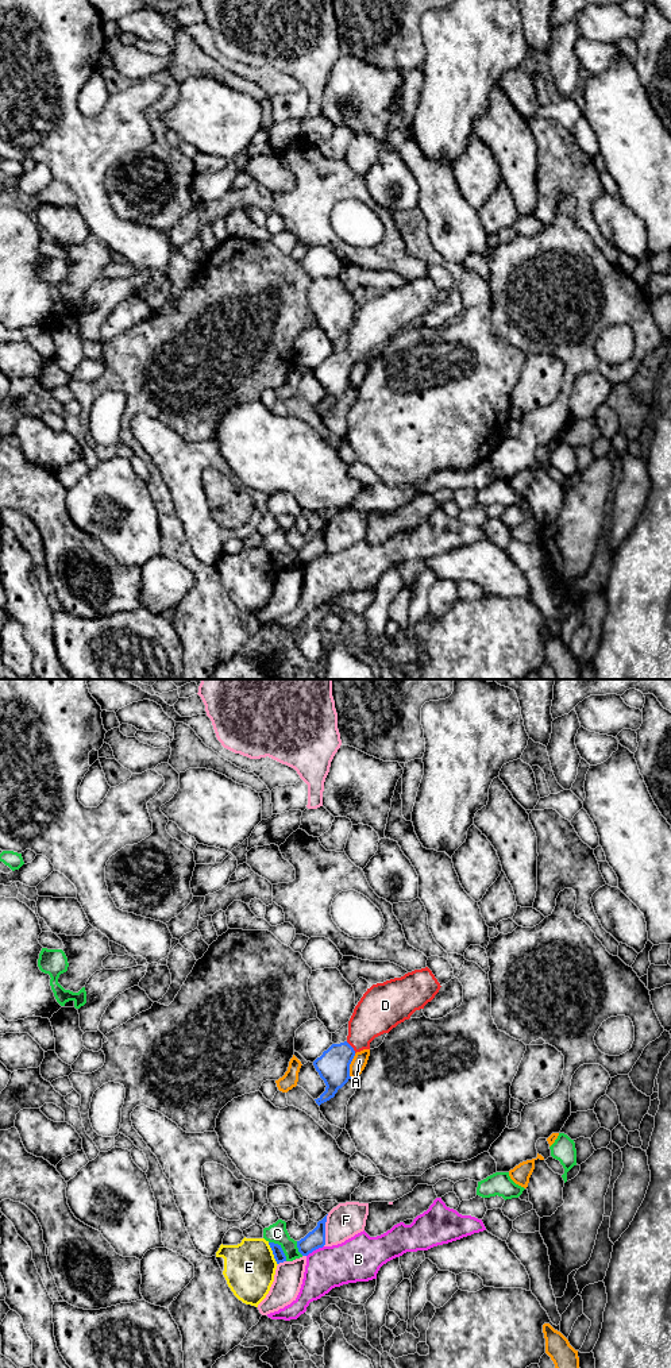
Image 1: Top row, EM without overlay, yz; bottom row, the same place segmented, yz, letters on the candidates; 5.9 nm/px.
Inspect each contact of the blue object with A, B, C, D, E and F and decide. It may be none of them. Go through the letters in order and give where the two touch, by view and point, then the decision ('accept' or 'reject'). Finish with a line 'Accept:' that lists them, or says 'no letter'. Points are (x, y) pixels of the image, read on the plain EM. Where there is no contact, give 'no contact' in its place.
A: yz (349, 374) | reject
B: yz (315, 558) | reject
C: yz (281, 557) | reject
D: yz (351, 355) | accept
E: yz (273, 562) | reject
F: yz (324, 539) | reject
Accept: D

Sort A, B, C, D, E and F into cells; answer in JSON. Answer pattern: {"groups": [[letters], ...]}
{"groups": [["A"], ["B"], ["C"], ["D"], ["E"], ["F"]]}

